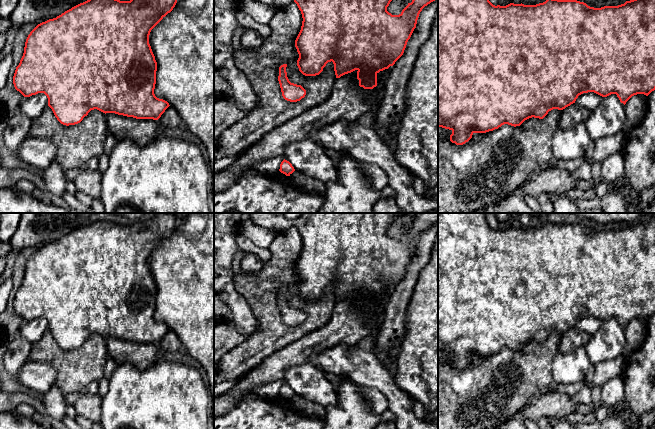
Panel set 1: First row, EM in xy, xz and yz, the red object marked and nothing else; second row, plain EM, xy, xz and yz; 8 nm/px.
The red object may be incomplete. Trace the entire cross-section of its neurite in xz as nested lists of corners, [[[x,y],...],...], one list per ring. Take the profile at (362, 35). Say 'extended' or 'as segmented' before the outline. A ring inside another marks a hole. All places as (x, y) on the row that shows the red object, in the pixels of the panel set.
as segmented; [[[294,0],[302,14],[301,30],[295,40],[299,54],[297,66],[305,76],[319,75],[328,62],[333,62],[336,78],[357,71],[359,86],[373,89],[377,74],[393,66],[403,55],[422,9],[435,0],[412,0],[399,15],[387,11],[392,0]]]

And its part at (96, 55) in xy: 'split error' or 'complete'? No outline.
complete

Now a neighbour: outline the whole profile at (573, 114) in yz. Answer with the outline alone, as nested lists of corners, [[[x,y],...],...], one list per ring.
[[[576,103],[571,104],[565,109],[561,110],[561,117],[559,120],[559,128],[566,130],[576,123],[587,121],[591,116],[591,111],[577,105]]]

